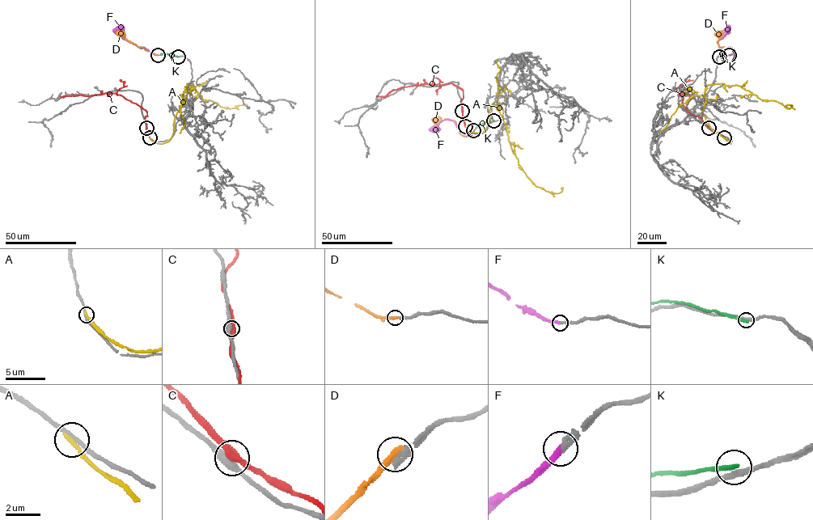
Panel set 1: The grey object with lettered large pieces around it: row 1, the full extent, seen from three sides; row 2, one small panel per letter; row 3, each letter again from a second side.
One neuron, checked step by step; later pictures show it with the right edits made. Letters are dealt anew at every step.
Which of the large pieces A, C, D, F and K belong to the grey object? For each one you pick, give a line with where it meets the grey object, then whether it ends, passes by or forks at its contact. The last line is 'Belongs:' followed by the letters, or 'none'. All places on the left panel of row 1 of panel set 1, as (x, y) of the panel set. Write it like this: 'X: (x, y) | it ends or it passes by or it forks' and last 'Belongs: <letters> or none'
F: (158, 55) | it ends
Belongs: F

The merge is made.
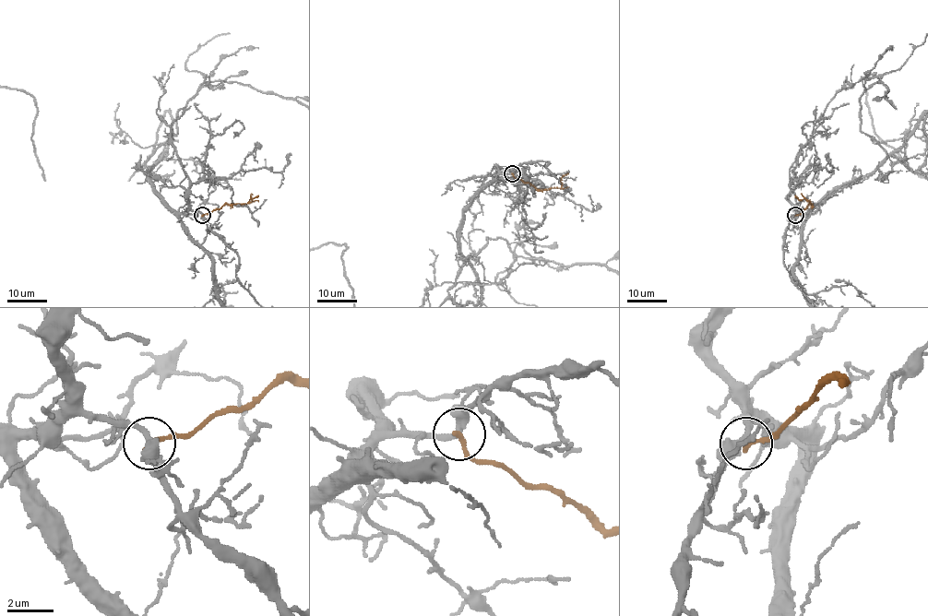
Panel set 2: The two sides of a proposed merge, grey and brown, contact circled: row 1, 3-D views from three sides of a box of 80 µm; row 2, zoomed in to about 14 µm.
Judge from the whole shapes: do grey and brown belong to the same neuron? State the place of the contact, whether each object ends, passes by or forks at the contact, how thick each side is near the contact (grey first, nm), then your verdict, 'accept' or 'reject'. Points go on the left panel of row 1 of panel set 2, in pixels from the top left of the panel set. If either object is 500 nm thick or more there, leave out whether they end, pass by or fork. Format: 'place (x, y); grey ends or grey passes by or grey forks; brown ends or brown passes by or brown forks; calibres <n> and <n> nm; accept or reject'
place (202, 215); grey passes by; brown ends; calibres 320 and 220 nm; reject

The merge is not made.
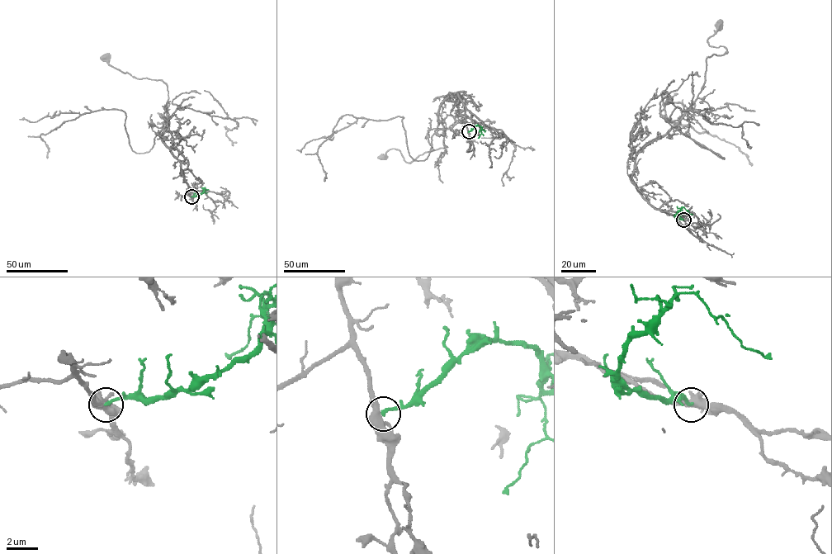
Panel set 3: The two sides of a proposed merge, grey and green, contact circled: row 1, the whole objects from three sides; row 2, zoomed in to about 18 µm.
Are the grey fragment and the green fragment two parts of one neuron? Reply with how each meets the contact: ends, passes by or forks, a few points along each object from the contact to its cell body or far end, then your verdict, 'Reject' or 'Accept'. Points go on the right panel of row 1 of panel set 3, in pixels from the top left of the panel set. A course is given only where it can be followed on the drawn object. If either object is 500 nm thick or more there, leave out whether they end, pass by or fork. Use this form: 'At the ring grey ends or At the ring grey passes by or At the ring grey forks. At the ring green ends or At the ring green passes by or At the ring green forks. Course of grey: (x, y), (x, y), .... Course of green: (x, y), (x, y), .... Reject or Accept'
Course of grey: (683, 220), (654, 208), (631, 173), (635, 154), (695, 100), (706, 59), (727, 52), (707, 42), (720, 24). Course of green: (683, 220), (675, 216), (683, 207), (692, 215). Reject

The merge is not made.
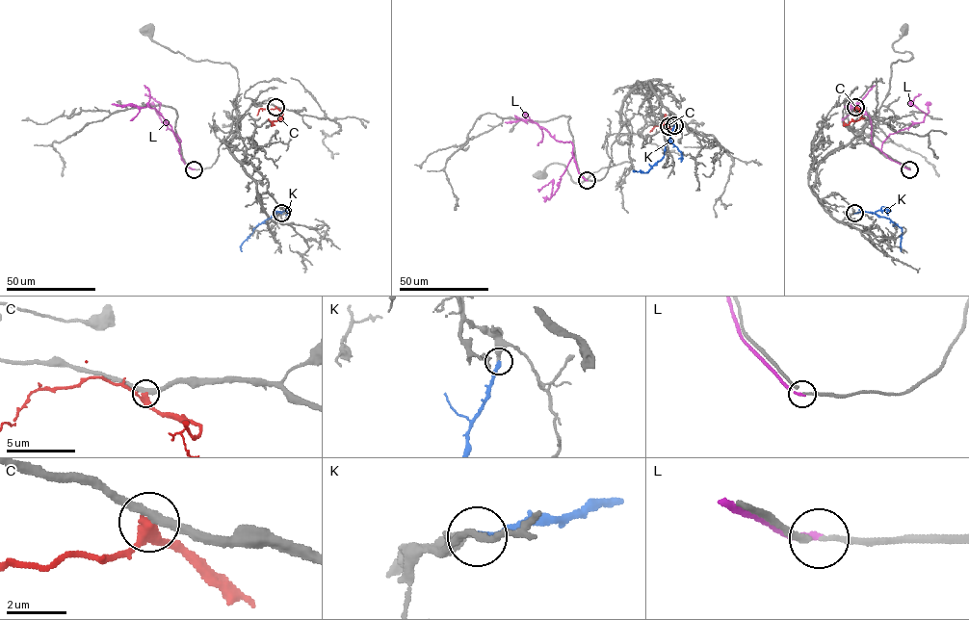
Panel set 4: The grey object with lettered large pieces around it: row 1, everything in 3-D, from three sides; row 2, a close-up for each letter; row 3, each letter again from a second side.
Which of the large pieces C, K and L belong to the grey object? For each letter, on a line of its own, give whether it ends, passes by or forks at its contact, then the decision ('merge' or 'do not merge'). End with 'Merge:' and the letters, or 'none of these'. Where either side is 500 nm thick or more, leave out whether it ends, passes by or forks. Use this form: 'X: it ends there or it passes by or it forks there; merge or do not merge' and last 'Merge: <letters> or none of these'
C: it passes by; do not merge
K: it ends there; merge
L: it ends there; do not merge
Merge: K

